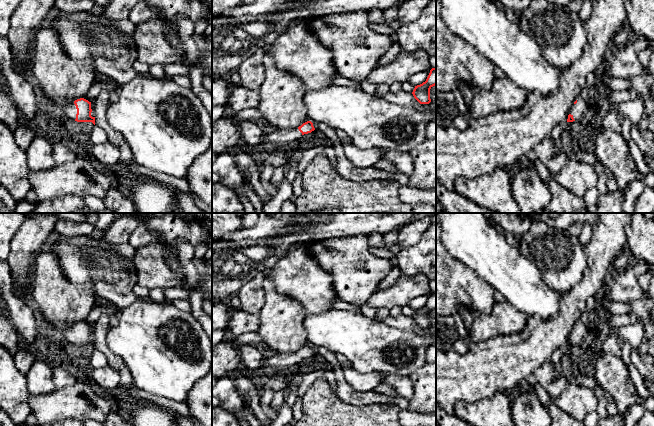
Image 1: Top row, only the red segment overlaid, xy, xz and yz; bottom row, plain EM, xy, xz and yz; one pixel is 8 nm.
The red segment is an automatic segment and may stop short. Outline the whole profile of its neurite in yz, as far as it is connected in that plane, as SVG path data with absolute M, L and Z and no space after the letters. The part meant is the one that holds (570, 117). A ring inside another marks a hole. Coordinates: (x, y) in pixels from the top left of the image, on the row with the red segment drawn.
M579 97L570 109L567 122L577 121L587 110L587 103Z

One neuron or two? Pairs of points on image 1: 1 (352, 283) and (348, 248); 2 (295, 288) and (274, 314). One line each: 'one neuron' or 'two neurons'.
1: one neuron
2: two neurons

